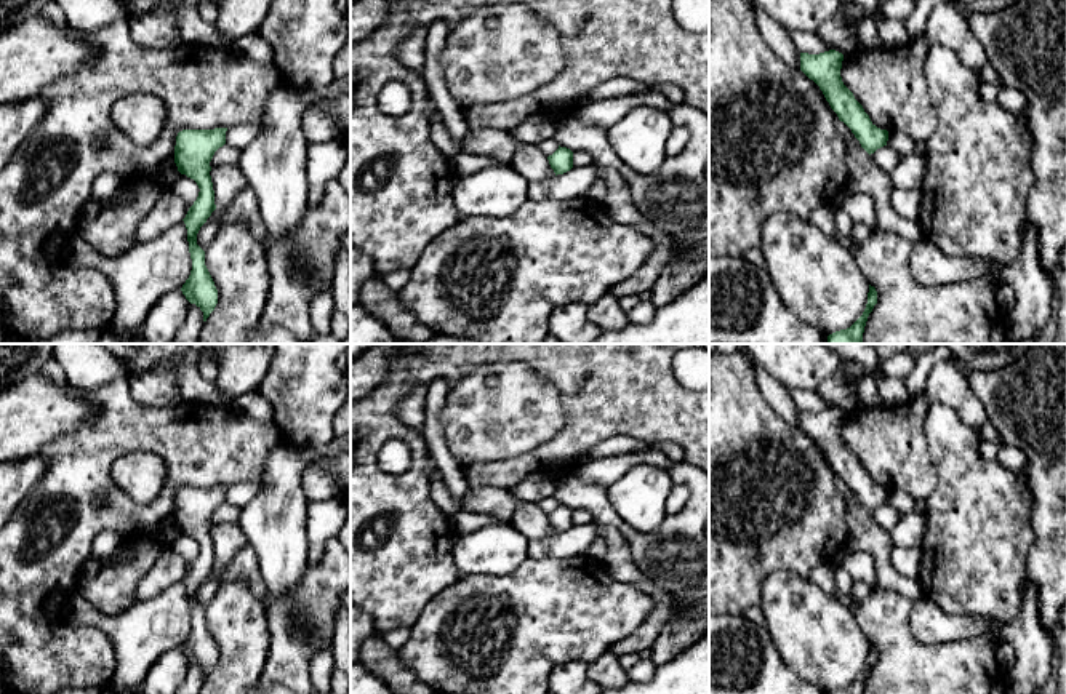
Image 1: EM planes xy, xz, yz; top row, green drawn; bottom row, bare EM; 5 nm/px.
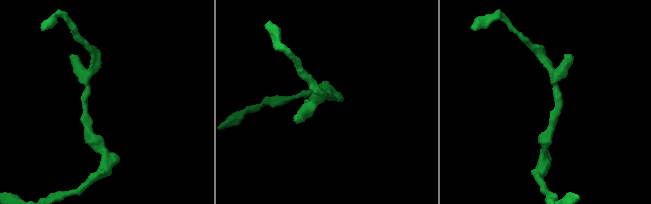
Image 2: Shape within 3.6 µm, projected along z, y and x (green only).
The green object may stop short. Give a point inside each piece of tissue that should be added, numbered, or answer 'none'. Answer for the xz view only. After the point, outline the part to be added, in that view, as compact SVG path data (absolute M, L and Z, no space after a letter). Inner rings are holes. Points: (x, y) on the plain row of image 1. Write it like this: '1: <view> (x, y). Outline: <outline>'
none

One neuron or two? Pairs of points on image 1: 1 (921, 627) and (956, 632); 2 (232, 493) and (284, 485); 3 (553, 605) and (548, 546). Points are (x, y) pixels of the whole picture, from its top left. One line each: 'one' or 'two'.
1: one
2: two
3: two

